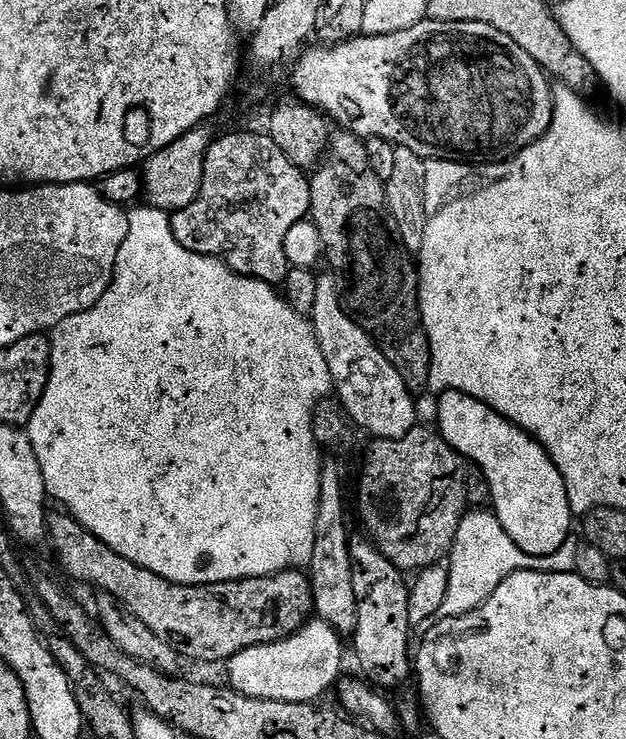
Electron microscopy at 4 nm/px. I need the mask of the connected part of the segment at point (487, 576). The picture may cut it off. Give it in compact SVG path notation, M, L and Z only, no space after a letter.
M488 510L469 511L456 531L455 542L448 562L447 592L444 595L441 609L436 612L435 619L445 620L448 617L458 617L464 613L472 612L484 604L486 598L512 573L575 571L577 554L581 545L581 535L571 532L563 546L553 555L526 554L506 534L505 528L498 522L495 513Z

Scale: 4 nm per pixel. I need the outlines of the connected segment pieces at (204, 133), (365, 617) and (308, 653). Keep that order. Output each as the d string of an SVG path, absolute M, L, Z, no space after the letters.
M201 126L190 130L182 138L170 142L170 146L158 150L150 159L144 161L142 196L147 207L171 214L182 211L186 206L190 206L190 202L194 202L194 198L198 198L198 190L202 190L206 154L210 150L213 139L214 132L211 132L208 126Z
M353 535L351 550L354 594L358 601L358 626L354 633L356 660L360 663L363 679L377 689L389 690L404 684L414 672L414 656L408 653L414 625L410 618L410 584L404 581L401 569L393 566L367 537Z
M311 619L292 636L278 643L243 648L226 662L227 683L242 696L259 700L313 703L339 681L343 639L324 620Z

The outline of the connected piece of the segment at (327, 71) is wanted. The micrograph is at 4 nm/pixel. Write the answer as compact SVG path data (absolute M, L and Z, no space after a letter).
M425 18L422 22L406 30L398 30L394 34L381 36L361 34L353 36L351 40L344 40L341 44L319 47L312 49L309 47L302 51L290 68L292 88L296 91L295 99L323 112L333 125L339 126L343 131L352 132L361 138L369 136L386 138L393 144L414 150L419 156L425 158L440 158L445 154L451 154L460 162L500 164L503 160L510 160L513 156L517 156L523 148L530 147L536 140L541 140L552 124L554 88L544 69L538 66L538 62L534 62L534 58L530 58L530 54L526 54L526 50L522 50L522 46L518 46L518 42L506 38L506 34L494 30L494 26L482 26L482 22L434 22Z

